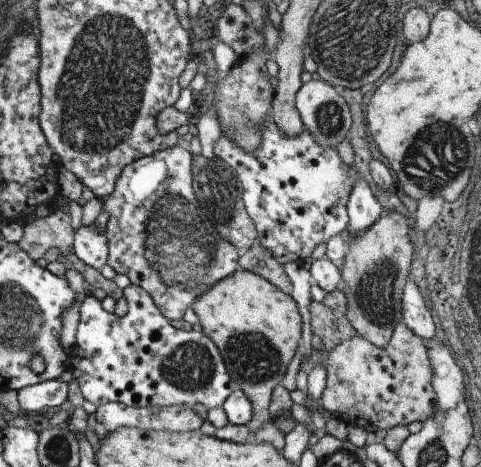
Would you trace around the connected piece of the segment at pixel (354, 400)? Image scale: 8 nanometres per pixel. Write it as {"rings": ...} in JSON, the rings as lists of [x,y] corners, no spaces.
{"rings":[[[403,323],[394,324],[393,334],[385,348],[373,346],[357,335],[343,340],[328,352],[325,372],[327,378],[320,396],[320,406],[329,414],[345,420],[349,426],[364,428],[367,433],[375,430],[388,431],[395,426],[407,426],[415,421],[423,422],[433,414],[433,372],[427,360],[427,346],[422,338],[413,334]]]}

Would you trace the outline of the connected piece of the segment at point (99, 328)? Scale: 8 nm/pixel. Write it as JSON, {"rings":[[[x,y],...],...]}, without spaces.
{"rings":[[[133,283],[122,290],[122,296],[127,302],[127,312],[121,317],[103,310],[100,300],[89,292],[80,304],[75,343],[67,351],[67,369],[77,380],[84,400],[96,407],[108,402],[121,402],[131,407],[161,408],[181,404],[189,407],[203,404],[207,409],[220,407],[236,385],[209,337],[193,329],[185,331],[172,327],[153,304],[153,298]]]}

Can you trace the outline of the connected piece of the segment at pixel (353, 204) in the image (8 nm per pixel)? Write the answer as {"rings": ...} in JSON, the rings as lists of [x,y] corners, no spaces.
{"rings":[[[361,177],[357,184],[353,185],[347,199],[348,227],[346,231],[351,236],[359,236],[359,234],[367,232],[371,228],[371,224],[375,224],[375,220],[379,220],[381,210],[379,202],[371,194],[367,182]]]}

